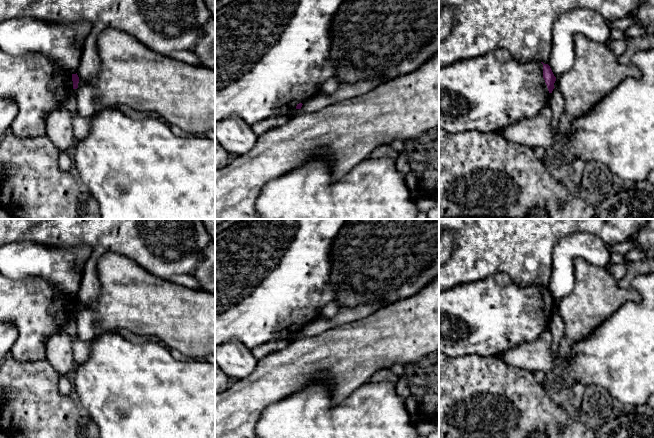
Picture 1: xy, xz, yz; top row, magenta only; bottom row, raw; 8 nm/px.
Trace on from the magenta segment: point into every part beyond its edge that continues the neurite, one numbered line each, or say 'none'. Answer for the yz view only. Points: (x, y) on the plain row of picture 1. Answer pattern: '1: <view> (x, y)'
1: yz (487, 317)

